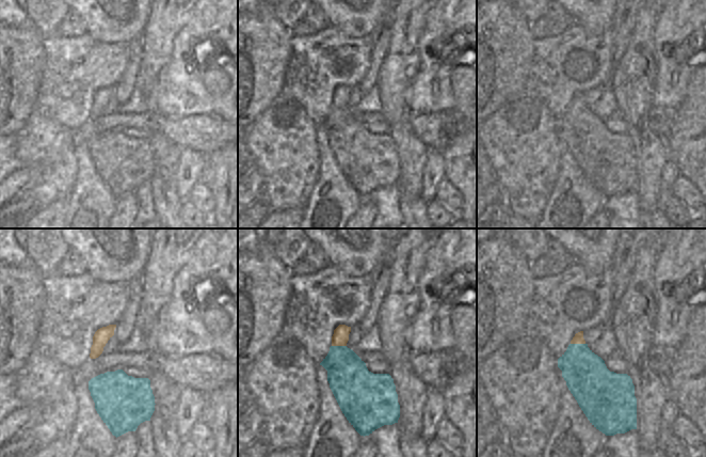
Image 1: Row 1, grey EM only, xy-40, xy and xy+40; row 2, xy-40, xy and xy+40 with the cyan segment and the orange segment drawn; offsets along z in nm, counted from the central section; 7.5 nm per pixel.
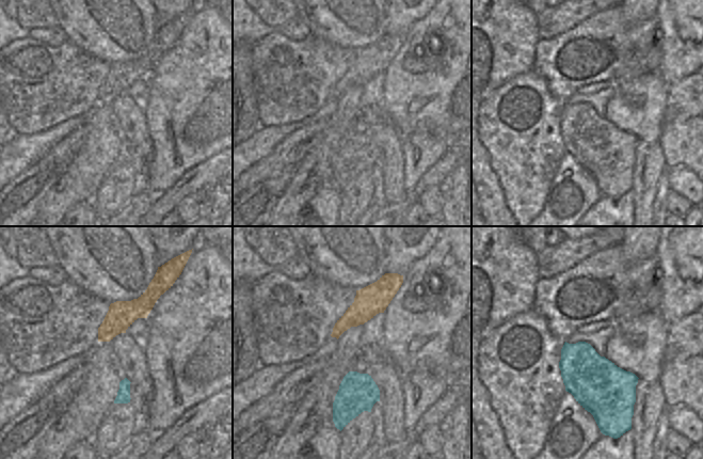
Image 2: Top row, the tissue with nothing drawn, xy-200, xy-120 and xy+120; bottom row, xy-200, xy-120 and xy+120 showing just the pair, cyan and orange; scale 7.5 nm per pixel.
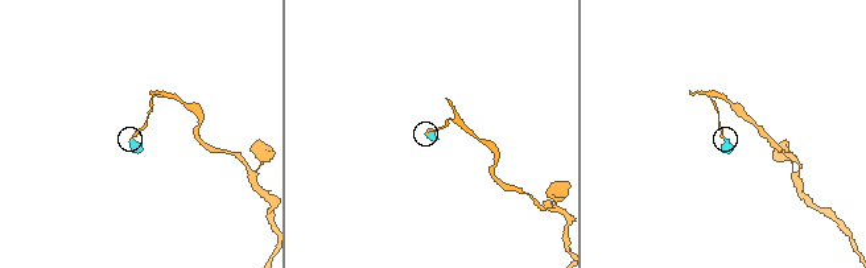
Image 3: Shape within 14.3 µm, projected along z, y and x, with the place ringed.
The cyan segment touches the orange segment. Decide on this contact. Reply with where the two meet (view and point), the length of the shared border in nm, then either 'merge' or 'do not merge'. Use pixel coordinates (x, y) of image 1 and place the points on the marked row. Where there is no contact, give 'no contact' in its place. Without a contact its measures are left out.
meets cyan in xy at (339, 346); contact 110 nm long; merge

